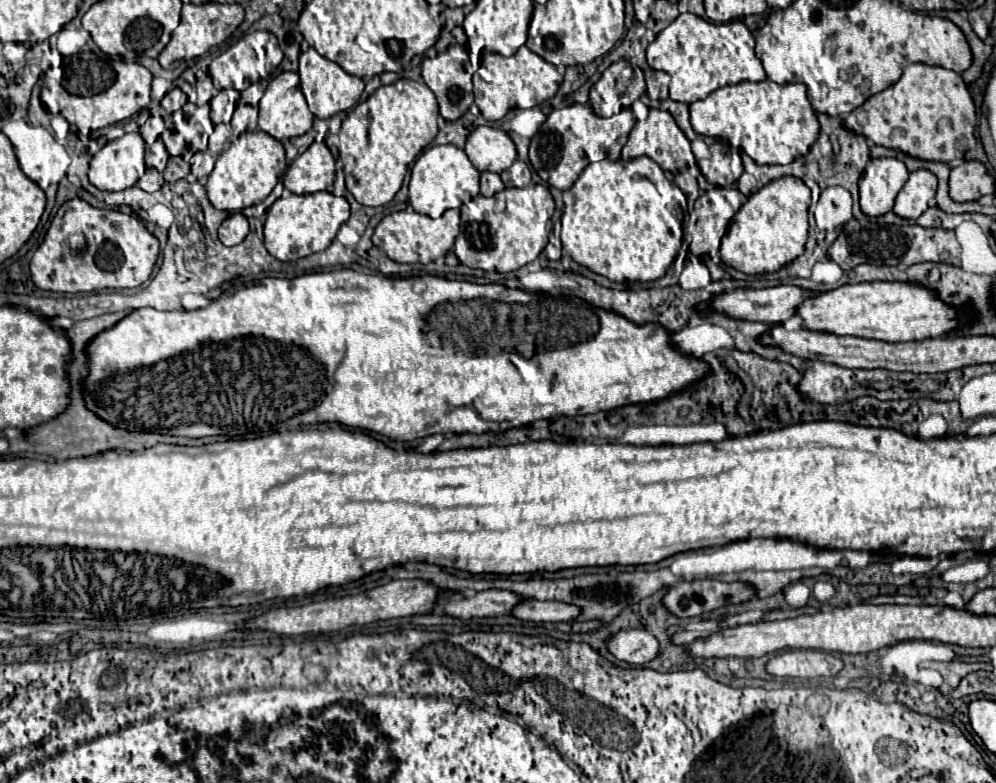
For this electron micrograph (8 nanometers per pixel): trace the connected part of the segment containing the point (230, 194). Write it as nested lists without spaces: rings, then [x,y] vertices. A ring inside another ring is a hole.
[[[264,131],[242,133],[216,159],[214,171],[208,175],[206,181],[208,199],[216,209],[224,209],[224,211],[246,209],[250,205],[264,201],[270,195],[284,169],[286,169],[286,157],[284,157],[284,147],[278,139],[270,137]]]

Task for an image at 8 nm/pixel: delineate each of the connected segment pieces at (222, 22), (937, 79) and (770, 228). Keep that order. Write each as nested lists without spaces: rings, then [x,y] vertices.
[[[202,3],[202,5],[184,5],[182,7],[182,19],[176,31],[172,33],[170,43],[160,53],[158,61],[164,69],[172,69],[180,61],[188,61],[194,57],[204,55],[210,47],[220,45],[224,39],[228,39],[234,29],[244,21],[244,9],[242,5],[222,5],[222,3]]]
[[[910,63],[896,83],[870,95],[858,109],[844,117],[842,125],[848,131],[864,135],[876,145],[924,161],[950,163],[964,157],[964,153],[978,143],[974,137],[978,117],[966,83],[956,71],[926,63]]]
[[[788,175],[770,181],[750,195],[734,215],[730,229],[722,237],[722,261],[746,275],[762,275],[782,269],[804,253],[804,243],[808,239],[808,207],[810,189],[802,179]]]

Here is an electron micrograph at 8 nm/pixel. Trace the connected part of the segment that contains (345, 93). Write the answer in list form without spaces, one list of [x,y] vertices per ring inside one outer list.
[[[308,49],[300,55],[300,87],[302,87],[302,93],[312,109],[312,113],[320,119],[328,119],[340,111],[348,111],[350,107],[354,107],[364,91],[364,81],[360,77],[354,77],[354,75],[348,75],[340,65],[328,61],[326,57],[318,55],[316,49]]]

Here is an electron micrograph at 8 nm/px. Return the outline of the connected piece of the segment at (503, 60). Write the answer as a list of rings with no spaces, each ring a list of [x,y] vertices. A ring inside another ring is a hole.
[[[520,47],[512,57],[502,57],[498,53],[482,53],[480,69],[474,73],[474,101],[486,121],[500,121],[510,109],[530,109],[546,99],[554,97],[562,75],[554,65],[544,61],[540,55],[532,53],[528,47]]]

